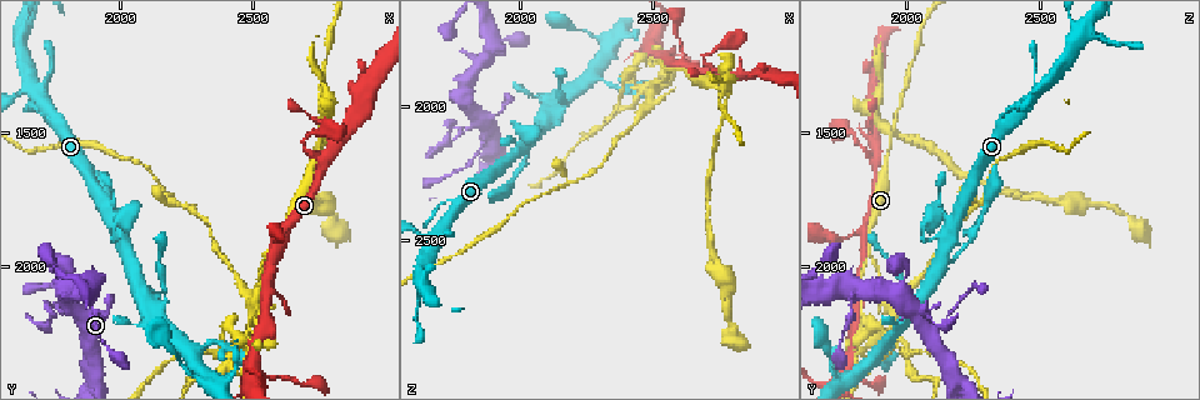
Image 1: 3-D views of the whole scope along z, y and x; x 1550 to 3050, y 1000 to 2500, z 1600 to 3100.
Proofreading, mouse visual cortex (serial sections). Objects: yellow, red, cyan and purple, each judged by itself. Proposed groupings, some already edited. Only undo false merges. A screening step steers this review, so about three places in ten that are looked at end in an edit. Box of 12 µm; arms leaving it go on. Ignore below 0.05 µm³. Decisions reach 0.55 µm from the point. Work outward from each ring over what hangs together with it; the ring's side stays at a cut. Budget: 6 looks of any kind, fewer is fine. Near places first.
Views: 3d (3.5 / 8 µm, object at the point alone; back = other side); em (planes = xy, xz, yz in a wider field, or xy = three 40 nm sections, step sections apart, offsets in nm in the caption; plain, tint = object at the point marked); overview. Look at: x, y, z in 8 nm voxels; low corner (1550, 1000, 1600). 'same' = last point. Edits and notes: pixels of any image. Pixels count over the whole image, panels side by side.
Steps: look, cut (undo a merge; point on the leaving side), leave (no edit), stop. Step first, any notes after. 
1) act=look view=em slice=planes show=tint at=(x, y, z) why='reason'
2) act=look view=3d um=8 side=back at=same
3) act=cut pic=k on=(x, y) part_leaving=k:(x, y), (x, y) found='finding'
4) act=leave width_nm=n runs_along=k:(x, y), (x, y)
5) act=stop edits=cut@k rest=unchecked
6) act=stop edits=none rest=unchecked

act=look view=3d um=3.5 at=(2030, 1970, 2130) why='three arms meet'

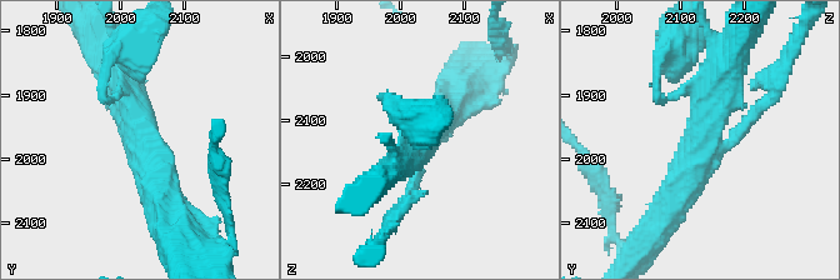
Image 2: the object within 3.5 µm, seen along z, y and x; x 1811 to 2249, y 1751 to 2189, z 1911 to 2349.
act=look view=em slice=xy step=5 show=tint at=(2035, 1960, 2135) arms=3 arm_widths_nm=150,400,400

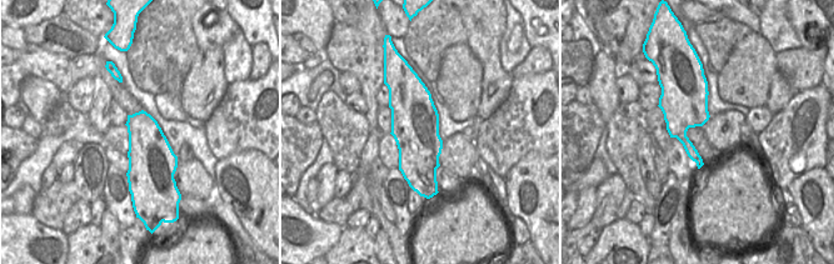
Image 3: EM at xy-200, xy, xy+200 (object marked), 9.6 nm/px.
act=leave runs_along=2:(726, 63), (689, 170), (669, 208) found='one cell here'

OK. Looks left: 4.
act=look view=3d um=8 at=(1880, 2090, 1800)

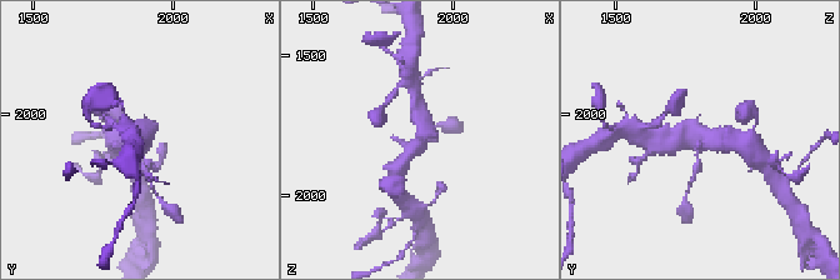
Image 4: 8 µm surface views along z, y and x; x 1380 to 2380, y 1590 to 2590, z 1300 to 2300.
act=look view=em slice=planes show=tint at=(1880, 2090, 1800) why='need the tissue'

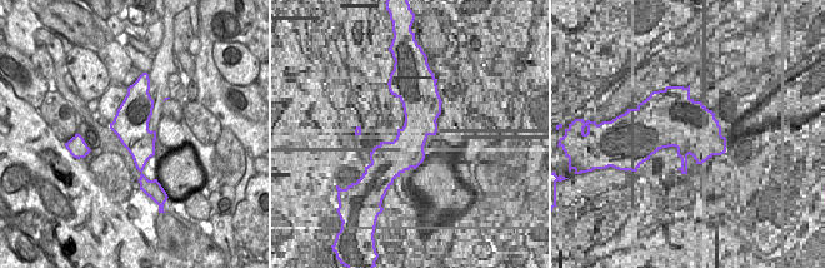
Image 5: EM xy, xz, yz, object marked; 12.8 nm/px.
act=leave runs_along=4:(695, 174), (701, 139), (726, 143) found='one cell here'

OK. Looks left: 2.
act=look view=em slice=xy step=2 show=tint at=(2550, 1950, 1860)

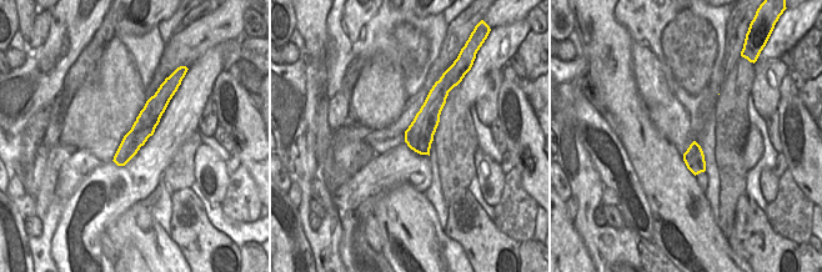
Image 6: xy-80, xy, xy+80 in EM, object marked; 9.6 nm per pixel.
act=look view=3d um=3.5 at=same why='see where the arms go'

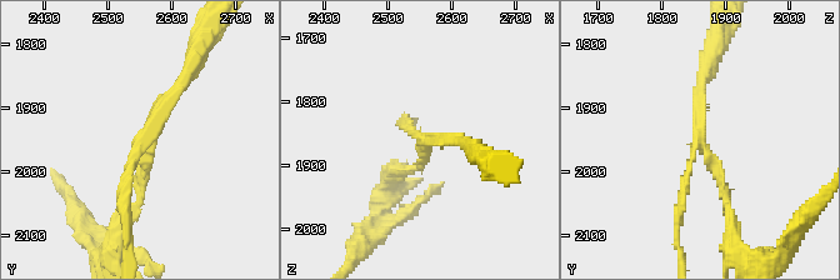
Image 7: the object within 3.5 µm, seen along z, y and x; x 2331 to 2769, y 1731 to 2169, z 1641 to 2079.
act=cut pic=7 on=(140, 188) width_nm=280 part_leaving=7:(704, 148), (740, 255) found='a second cell is stuck on'

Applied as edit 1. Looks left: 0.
act=stop edits=cut@7 rest=unchecked

